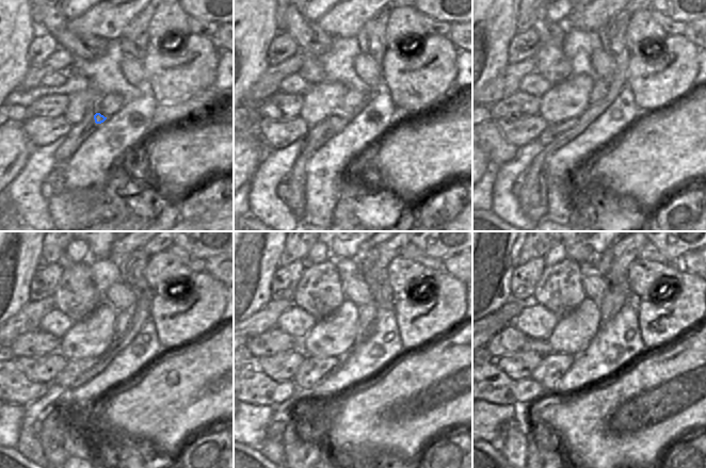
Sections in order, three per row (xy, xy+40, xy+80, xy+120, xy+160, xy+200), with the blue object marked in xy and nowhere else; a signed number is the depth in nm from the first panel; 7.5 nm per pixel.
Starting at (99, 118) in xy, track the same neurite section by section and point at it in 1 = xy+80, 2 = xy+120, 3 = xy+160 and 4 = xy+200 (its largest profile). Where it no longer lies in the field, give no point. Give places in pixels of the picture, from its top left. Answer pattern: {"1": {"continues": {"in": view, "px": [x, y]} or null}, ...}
{"1": {"continues": {"in": "xy+80", "px": [551, 131]}}, "2": {"continues": {"in": "xy+120", "px": [73, 370]}}, "3": {"continues": {"in": "xy+160", "px": [314, 369]}}, "4": {"continues": {"in": "xy+200", "px": [552, 366]}}}

